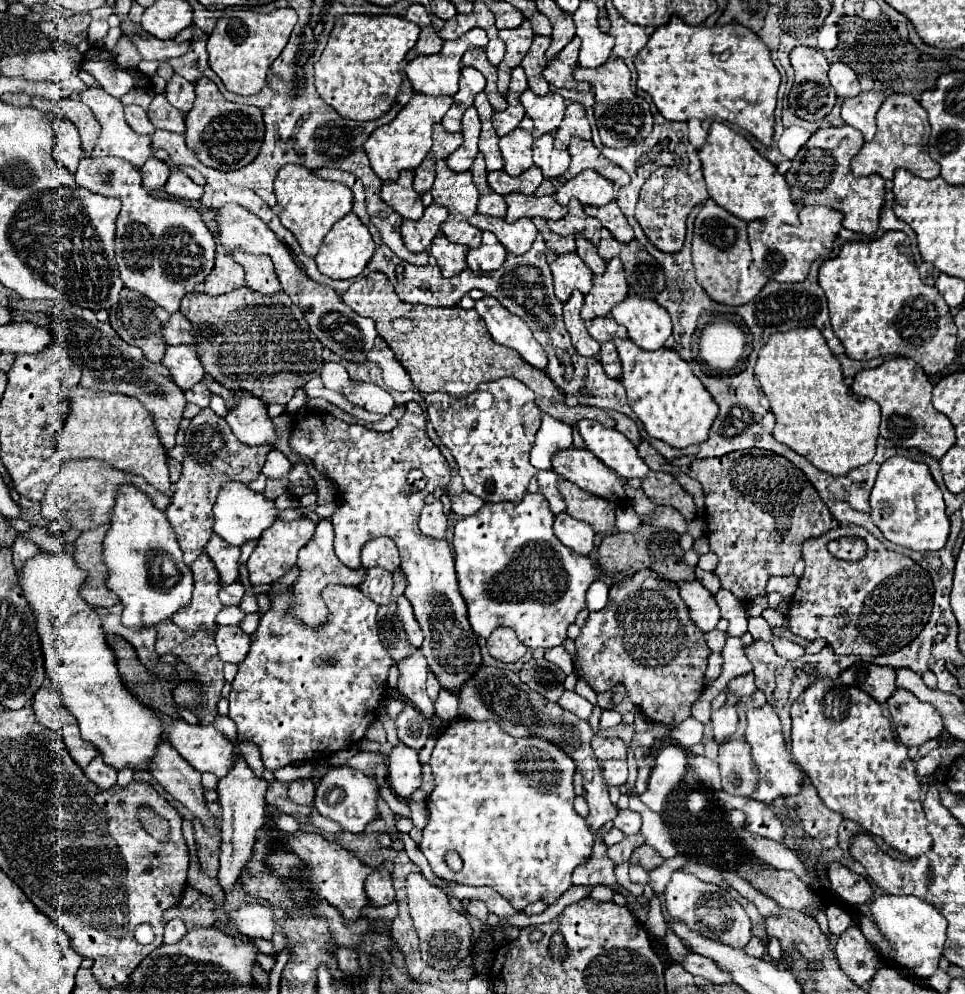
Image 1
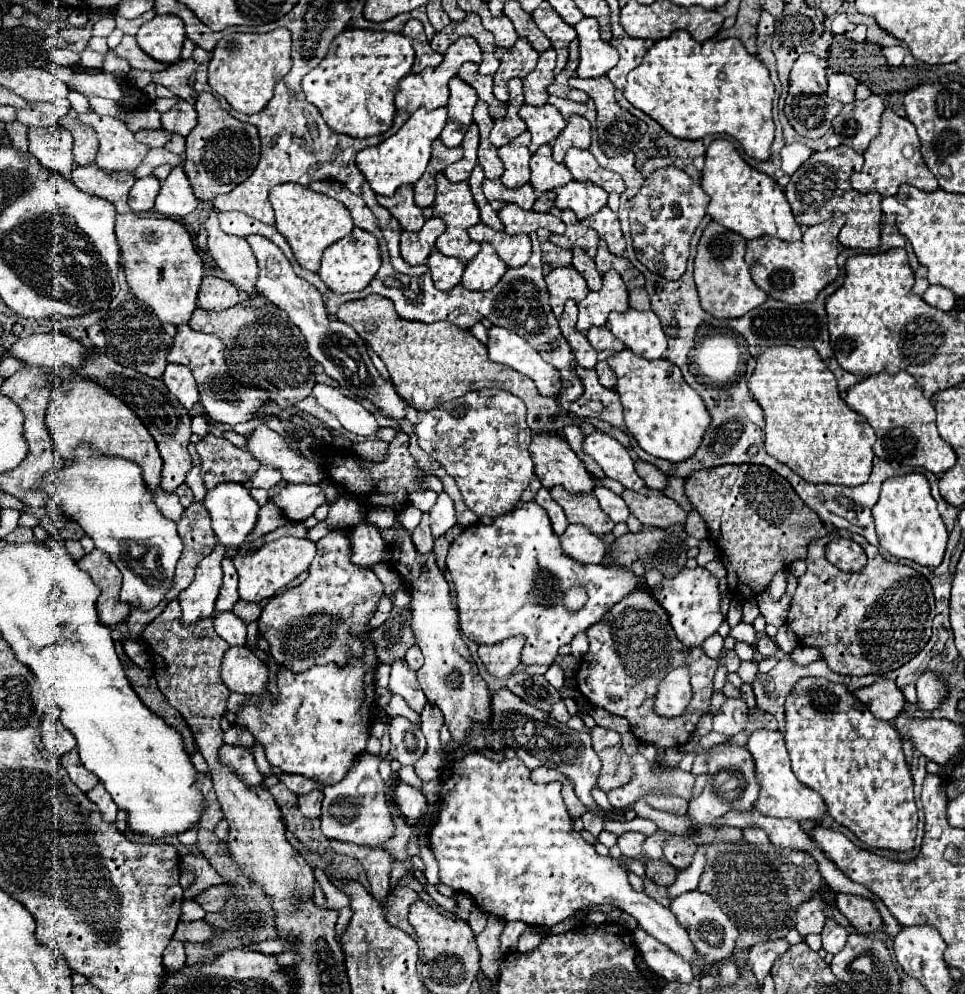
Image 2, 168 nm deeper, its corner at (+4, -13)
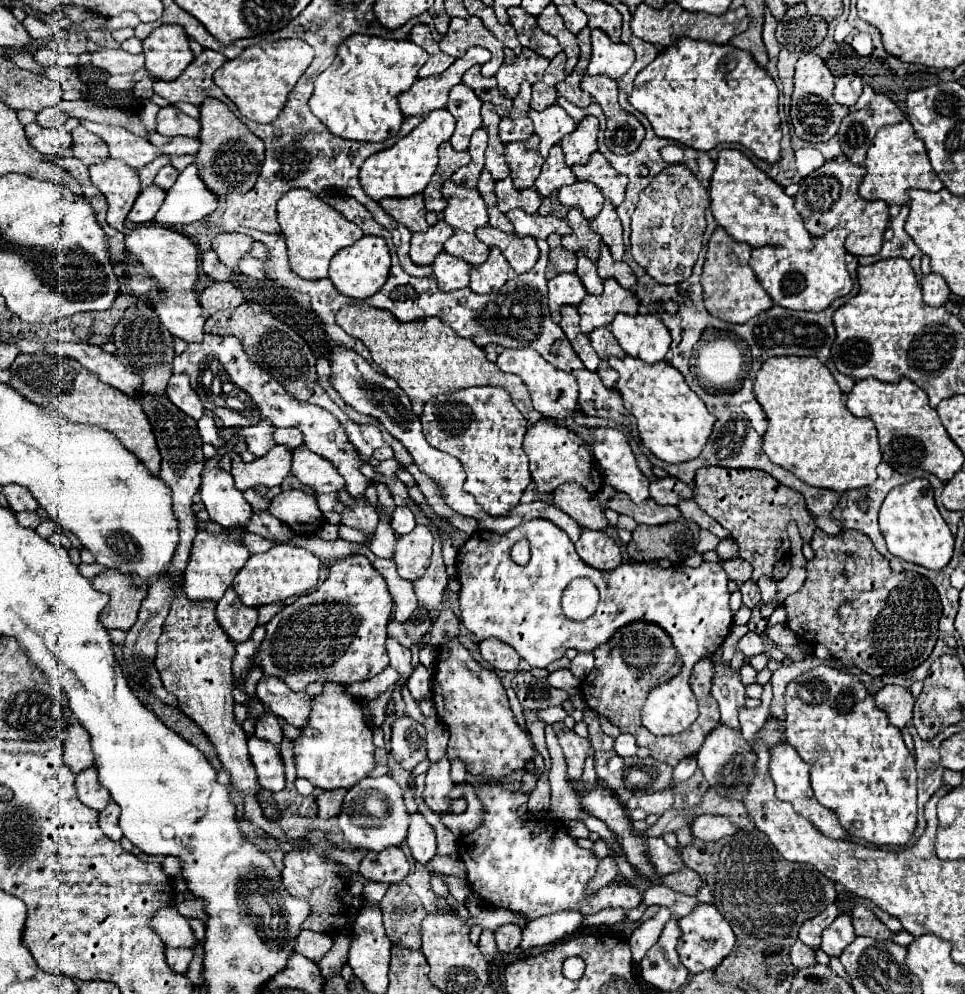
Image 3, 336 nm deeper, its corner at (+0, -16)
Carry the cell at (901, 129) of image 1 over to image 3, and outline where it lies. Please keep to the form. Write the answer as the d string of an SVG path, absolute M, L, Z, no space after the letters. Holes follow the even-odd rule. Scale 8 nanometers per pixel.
M907 120L903 124L883 126L877 132L865 158L865 170L867 174L859 186L859 194L865 200L883 200L887 204L903 206L909 200L907 190L911 188L921 188L929 192L939 192L943 188L943 182L935 174L921 140L915 136L915 130Z

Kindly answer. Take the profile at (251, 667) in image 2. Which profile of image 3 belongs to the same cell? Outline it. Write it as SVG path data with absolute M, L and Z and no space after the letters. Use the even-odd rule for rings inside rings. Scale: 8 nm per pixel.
M263 676L257 684L257 698L267 704L267 708L281 720L295 728L305 728L309 724L309 712L313 696L307 692L293 692L279 678Z

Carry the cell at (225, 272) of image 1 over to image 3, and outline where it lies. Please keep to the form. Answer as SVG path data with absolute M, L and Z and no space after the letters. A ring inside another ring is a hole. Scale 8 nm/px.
M215 282L213 286L205 288L199 294L199 304L203 306L205 314L215 314L219 310L227 310L227 308L237 308L245 302L243 292L233 286L231 282Z

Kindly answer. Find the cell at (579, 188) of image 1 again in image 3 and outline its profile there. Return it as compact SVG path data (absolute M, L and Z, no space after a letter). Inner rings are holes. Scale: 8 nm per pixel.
M575 182L575 184L563 186L559 190L559 202L565 204L565 206L571 206L571 208L573 206L581 208L583 216L587 220L593 220L601 212L605 198L603 198L601 190L595 184L591 184L591 182Z

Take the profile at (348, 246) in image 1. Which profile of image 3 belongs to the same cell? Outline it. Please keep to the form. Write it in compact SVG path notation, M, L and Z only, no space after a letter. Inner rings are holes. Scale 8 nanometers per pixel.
M363 236L351 248L345 248L331 258L329 278L341 294L365 300L383 288L389 276L389 268L391 268L391 258L385 240L379 236Z

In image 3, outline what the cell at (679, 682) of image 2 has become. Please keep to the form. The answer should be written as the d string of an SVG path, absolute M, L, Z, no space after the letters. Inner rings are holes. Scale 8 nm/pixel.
M529 520L527 524L523 524L523 528L513 528L511 532L507 532L503 536L495 536L493 532L483 532L483 530L475 532L467 540L467 544L459 550L457 572L459 572L459 582L463 586L461 596L459 596L459 610L461 610L461 622L465 624L465 628L477 640L499 638L501 642L513 646L519 652L519 656L523 660L527 660L529 666L547 668L553 660L563 658L569 648L575 648L577 652L593 652L595 646L611 640L619 628L623 628L631 622L643 620L643 622L663 628L671 636L671 642L675 646L683 666L681 666L681 674L655 686L649 692L649 696L643 704L643 710L641 710L641 722L655 736L679 734L695 722L699 712L697 712L695 694L691 692L691 686L689 686L691 668L695 666L697 660L709 658L717 652L717 648L723 644L723 640L731 632L731 624L733 624L733 614L729 608L731 592L727 590L729 578L719 564L703 562L697 568L689 568L683 564L671 566L671 568L661 568L659 564L637 564L637 562L631 564L629 562L629 564L621 564L619 568L615 568L611 572L599 572L597 568L585 566L579 560L579 556L575 552L575 544L569 540L569 536L561 528L557 528L549 520ZM521 538L527 538L531 542L531 560L525 566L517 566L509 554L511 546ZM577 576L589 578L597 586L597 592L599 592L593 614L583 622L569 620L561 610L563 590Z

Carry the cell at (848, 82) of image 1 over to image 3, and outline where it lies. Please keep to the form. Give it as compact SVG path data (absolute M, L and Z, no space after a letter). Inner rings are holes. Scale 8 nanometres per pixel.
M849 74L849 76L839 76L835 82L835 90L833 96L839 104L843 106L853 106L857 102L857 98L861 96L863 90L863 82L859 76Z

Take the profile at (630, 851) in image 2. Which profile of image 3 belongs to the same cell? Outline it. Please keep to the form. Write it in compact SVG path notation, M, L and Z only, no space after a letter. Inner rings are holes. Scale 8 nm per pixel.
M659 836L659 838L647 838L647 846L649 846L649 852L653 852L653 854L651 854L651 862L653 862L655 870L657 870L661 876L679 872L679 870L685 866L683 860L681 860L679 850L667 846L661 836Z

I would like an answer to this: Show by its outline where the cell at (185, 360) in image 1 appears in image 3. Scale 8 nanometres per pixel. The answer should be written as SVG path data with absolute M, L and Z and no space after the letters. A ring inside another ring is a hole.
M173 374L169 378L167 384L167 398L187 416L191 416L193 420L199 420L203 416L203 402L199 400L199 396L195 396L195 390L189 386L187 376L183 374Z

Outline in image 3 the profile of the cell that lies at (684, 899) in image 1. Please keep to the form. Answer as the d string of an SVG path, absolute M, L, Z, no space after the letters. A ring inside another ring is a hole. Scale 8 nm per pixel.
M699 904L689 916L679 920L679 926L681 926L681 932L683 932L683 940L679 940L679 958L691 974L699 974L699 972L705 972L705 970L715 970L717 964L735 946L735 934L731 930L731 926L727 924L727 920L717 912L715 906Z

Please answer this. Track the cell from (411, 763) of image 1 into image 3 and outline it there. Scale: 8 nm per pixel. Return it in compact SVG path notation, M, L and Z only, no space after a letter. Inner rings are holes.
M411 814L411 828L407 836L411 856L419 864L427 864L435 856L435 830L425 822L423 814Z

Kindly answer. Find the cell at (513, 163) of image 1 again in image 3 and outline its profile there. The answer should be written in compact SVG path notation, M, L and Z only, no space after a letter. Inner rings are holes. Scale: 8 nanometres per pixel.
M533 134L529 140L507 144L505 158L511 168L511 178L515 188L523 190L533 186L543 166L543 158L539 154L539 136Z

